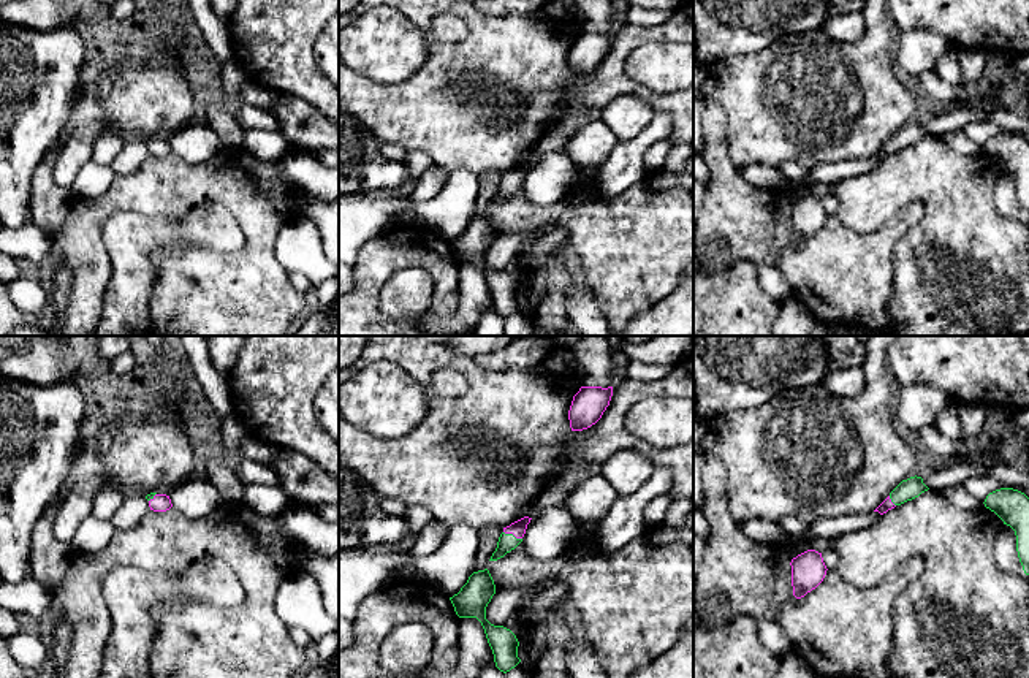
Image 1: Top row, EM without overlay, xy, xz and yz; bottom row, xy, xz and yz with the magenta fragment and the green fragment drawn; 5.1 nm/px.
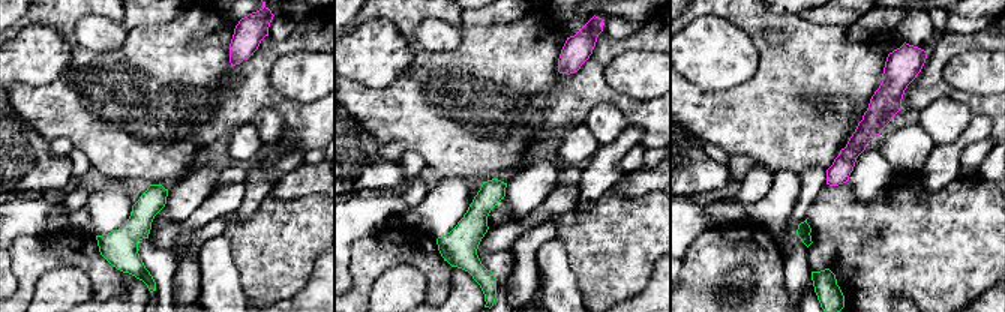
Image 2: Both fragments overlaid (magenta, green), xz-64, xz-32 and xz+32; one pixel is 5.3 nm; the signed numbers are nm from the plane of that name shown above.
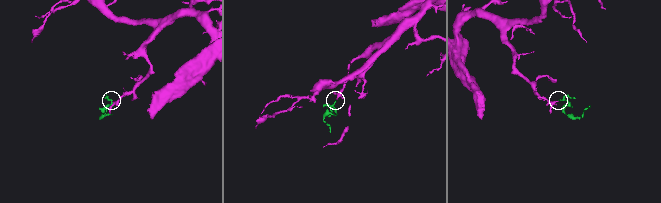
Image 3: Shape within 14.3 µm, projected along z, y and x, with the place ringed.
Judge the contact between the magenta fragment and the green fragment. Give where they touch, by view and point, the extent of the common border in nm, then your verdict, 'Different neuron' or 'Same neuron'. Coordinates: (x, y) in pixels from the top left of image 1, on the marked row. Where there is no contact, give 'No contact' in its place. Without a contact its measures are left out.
Touches magenta at xz (513, 534). Shared border 100 nm. Same neuron

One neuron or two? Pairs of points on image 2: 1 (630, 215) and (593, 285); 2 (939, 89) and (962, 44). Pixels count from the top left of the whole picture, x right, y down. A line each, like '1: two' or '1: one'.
1: one
2: one

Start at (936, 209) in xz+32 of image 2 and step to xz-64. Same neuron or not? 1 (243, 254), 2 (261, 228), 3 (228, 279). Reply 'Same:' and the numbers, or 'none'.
Same: 1, 2

